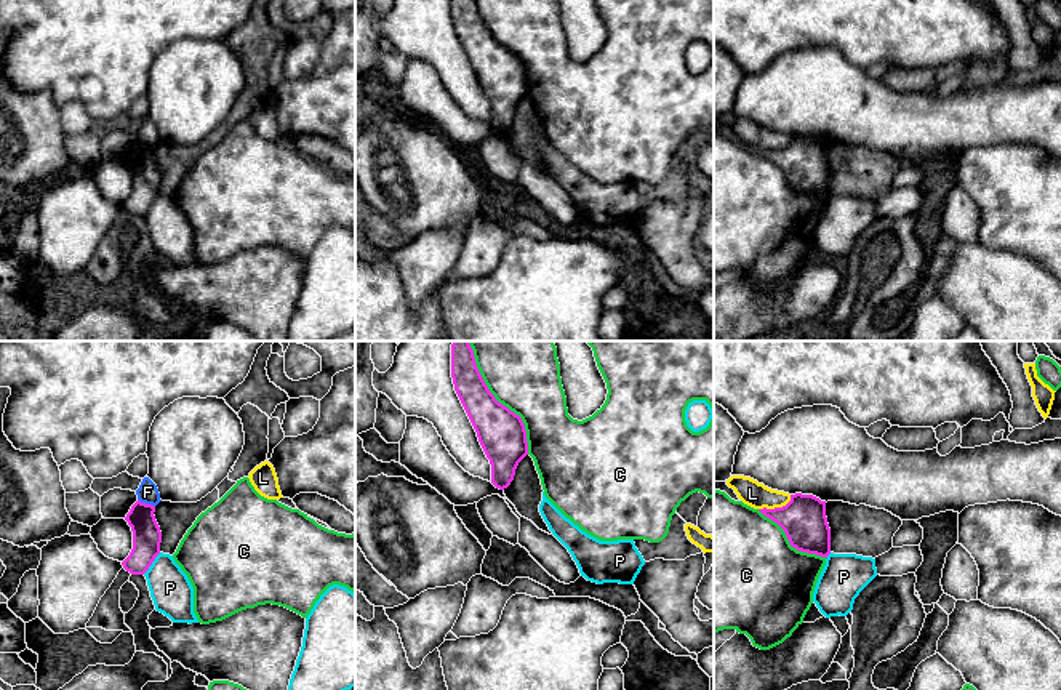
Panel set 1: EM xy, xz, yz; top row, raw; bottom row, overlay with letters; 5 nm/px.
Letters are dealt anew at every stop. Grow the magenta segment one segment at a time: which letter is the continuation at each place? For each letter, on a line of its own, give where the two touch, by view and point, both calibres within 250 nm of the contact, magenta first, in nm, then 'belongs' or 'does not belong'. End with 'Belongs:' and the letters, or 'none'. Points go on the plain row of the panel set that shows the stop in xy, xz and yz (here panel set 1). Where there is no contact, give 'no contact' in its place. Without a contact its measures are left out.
C: meets magenta in xz at (506, 48); 240 nm thick on the magenta side, 300 nm on the other; does not belong
F: meets magenta in xy at (144, 144); 140 nm thick on the magenta side, 110 nm on the other; does not belong
L: meets magenta in yz at (776, 149); 220 nm thick on the magenta side, 130 nm on the other; does not belong
P: meets magenta in xy at (151, 205); 140 nm thick on the magenta side, 200 nm on the other; does not belong
Belongs: none

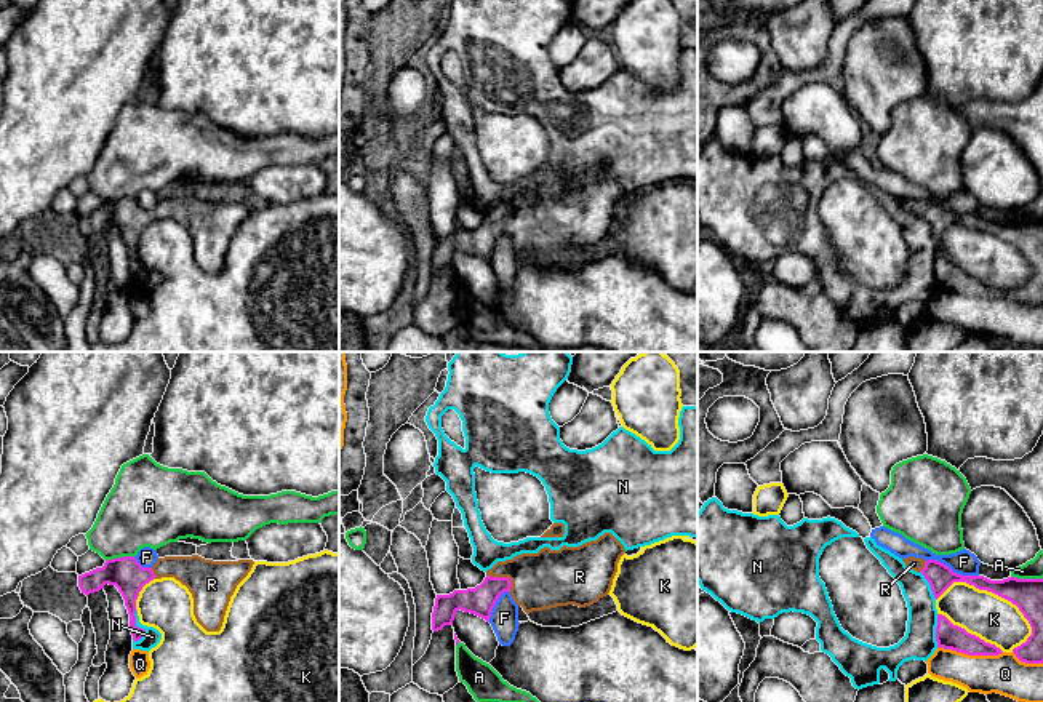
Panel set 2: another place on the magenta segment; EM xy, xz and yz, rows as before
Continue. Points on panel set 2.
A: meets magenta in yz at (1027, 221); 160 nm thick on the magenta side, 100 nm on the other; does not belong
F: meets magenta in yz at (951, 211); 130 nm thick on the magenta side, 120 nm on the other; does not belong
K: meets magenta in yz at (991, 232); 160 nm thick on the magenta side, 240 nm on the other; does not belong
N: meets magenta in xy at (138, 269); 150 nm thick on the magenta side, 90 nm on the other; does not belong
Q: meets magenta in yz at (970, 296); 130 nm thick on the magenta side, 200 nm on the other; does not belong
R: meets magenta in xz at (504, 219); 140 nm thick on the magenta side, 280 nm on the other; belongs
Belongs: R

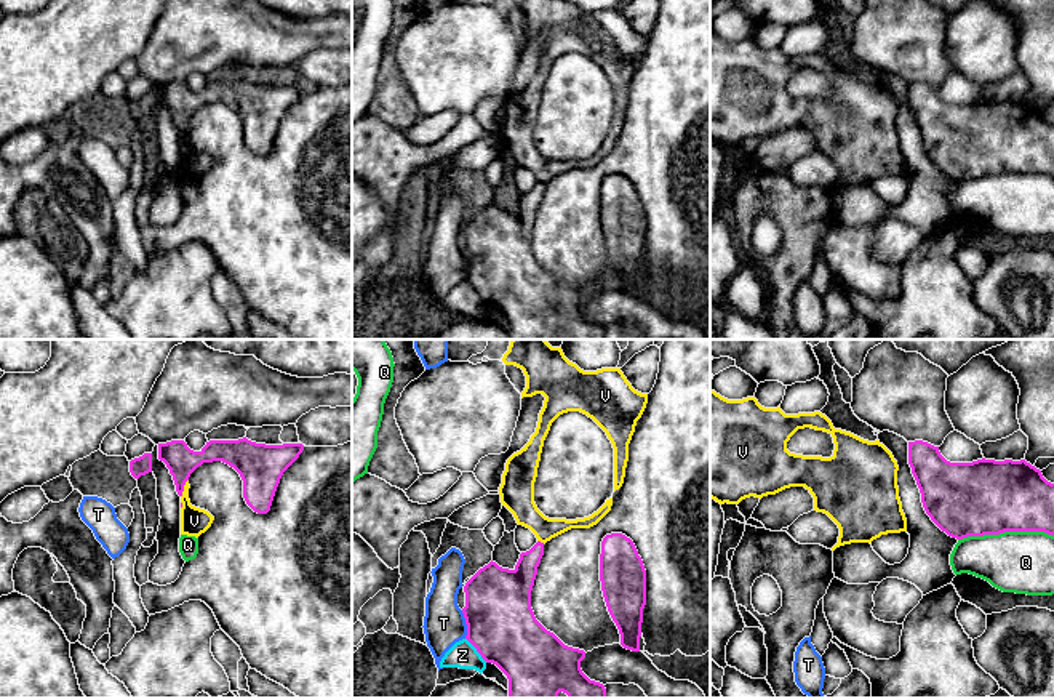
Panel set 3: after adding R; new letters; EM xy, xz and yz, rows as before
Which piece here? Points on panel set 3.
Q: meets magenta in yz at (1005, 172); 380 nm thick on the magenta side, 320 nm on the other; does not belong
T: meets magenta in xz at (466, 264); 340 nm thick on the magenta side, 200 nm on the other; does not belong
V: meets magenta in xy at (183, 130); 150 nm thick on the magenta side, 140 nm on the other; does not belong
Z: meets magenta in xz at (477, 292); 340 nm thick on the magenta side, 140 nm on the other; does not belong
Belongs: none

